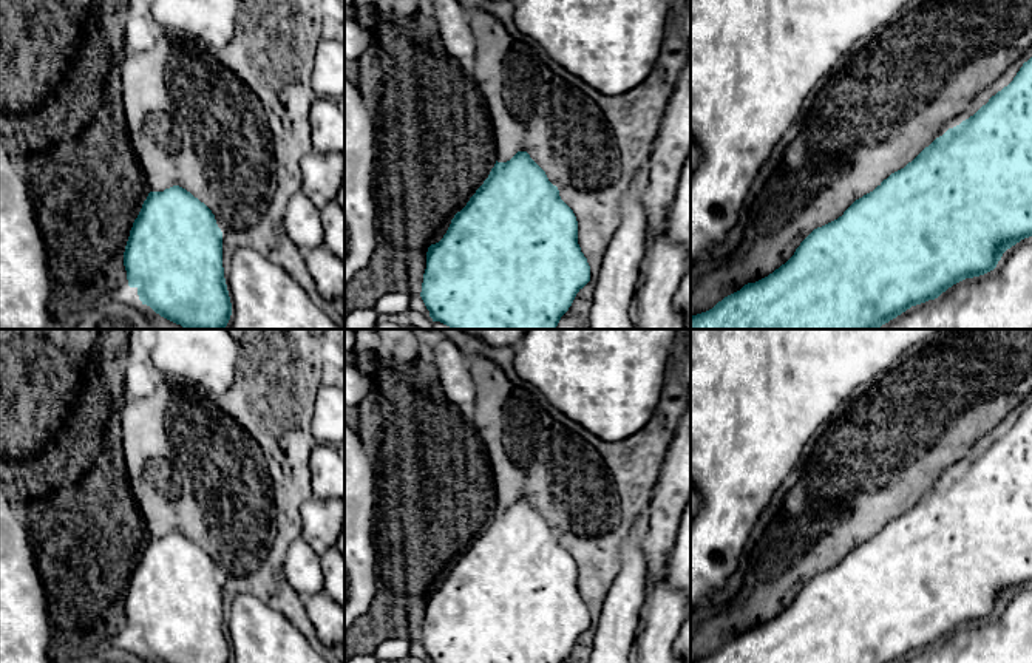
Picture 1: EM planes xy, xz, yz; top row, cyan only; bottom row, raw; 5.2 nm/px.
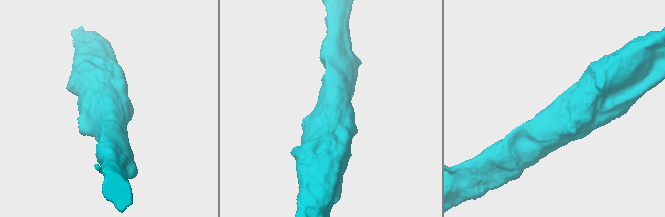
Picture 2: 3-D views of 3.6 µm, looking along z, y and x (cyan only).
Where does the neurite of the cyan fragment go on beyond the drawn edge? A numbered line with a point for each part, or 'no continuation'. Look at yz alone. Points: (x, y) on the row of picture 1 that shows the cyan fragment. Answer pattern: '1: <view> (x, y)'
no continuation

